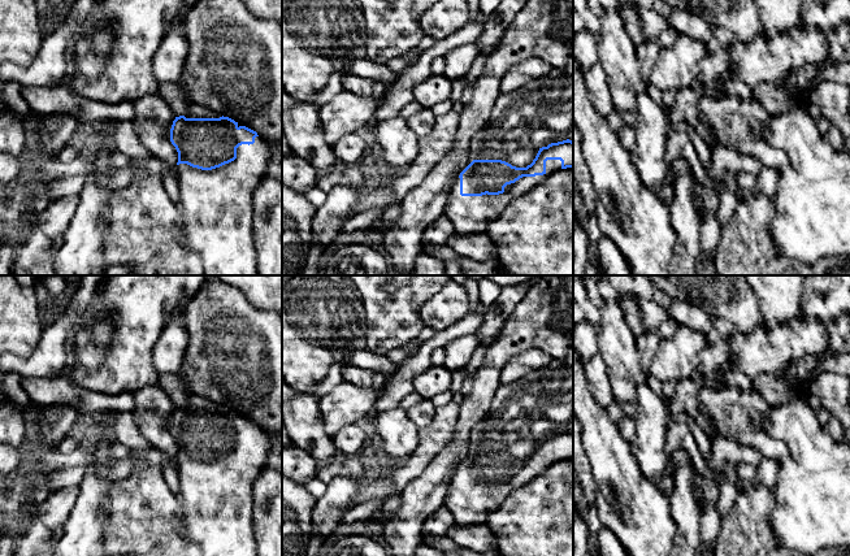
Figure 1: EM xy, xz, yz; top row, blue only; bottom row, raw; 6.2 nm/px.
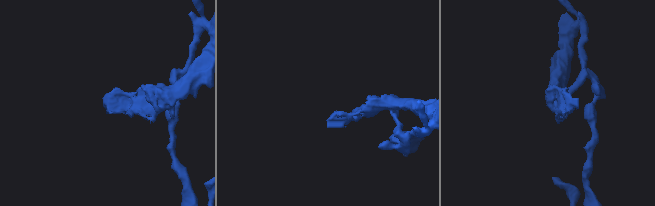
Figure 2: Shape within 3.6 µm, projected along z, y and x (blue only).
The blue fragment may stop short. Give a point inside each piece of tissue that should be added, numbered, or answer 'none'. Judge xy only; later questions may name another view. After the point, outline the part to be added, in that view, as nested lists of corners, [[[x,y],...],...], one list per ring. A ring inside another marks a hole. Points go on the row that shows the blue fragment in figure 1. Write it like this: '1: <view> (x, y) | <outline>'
1: xy (217, 209) | [[[261,136],[253,144],[237,148],[237,158],[212,170],[201,170],[187,164],[177,165],[182,229],[178,242],[196,252],[203,262],[204,275],[259,275],[256,269],[253,194],[270,162],[270,145]]]

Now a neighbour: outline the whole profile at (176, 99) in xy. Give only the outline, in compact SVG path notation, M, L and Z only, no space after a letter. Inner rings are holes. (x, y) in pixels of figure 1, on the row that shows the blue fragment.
M160 83L157 95L168 104L175 117L183 116L191 107L177 83Z

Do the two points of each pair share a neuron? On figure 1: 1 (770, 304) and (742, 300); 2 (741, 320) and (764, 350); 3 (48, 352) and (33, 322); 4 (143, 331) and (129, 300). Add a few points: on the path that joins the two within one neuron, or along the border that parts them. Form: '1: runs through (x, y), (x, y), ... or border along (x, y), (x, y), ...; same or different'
1: border along (750, 289), (762, 321); different
2: border along (760, 321), (744, 334); different
3: border along (44, 324), (37, 347), (26, 356), (17, 356); different
4: runs through (141, 324), (141, 312), (137, 308); same

